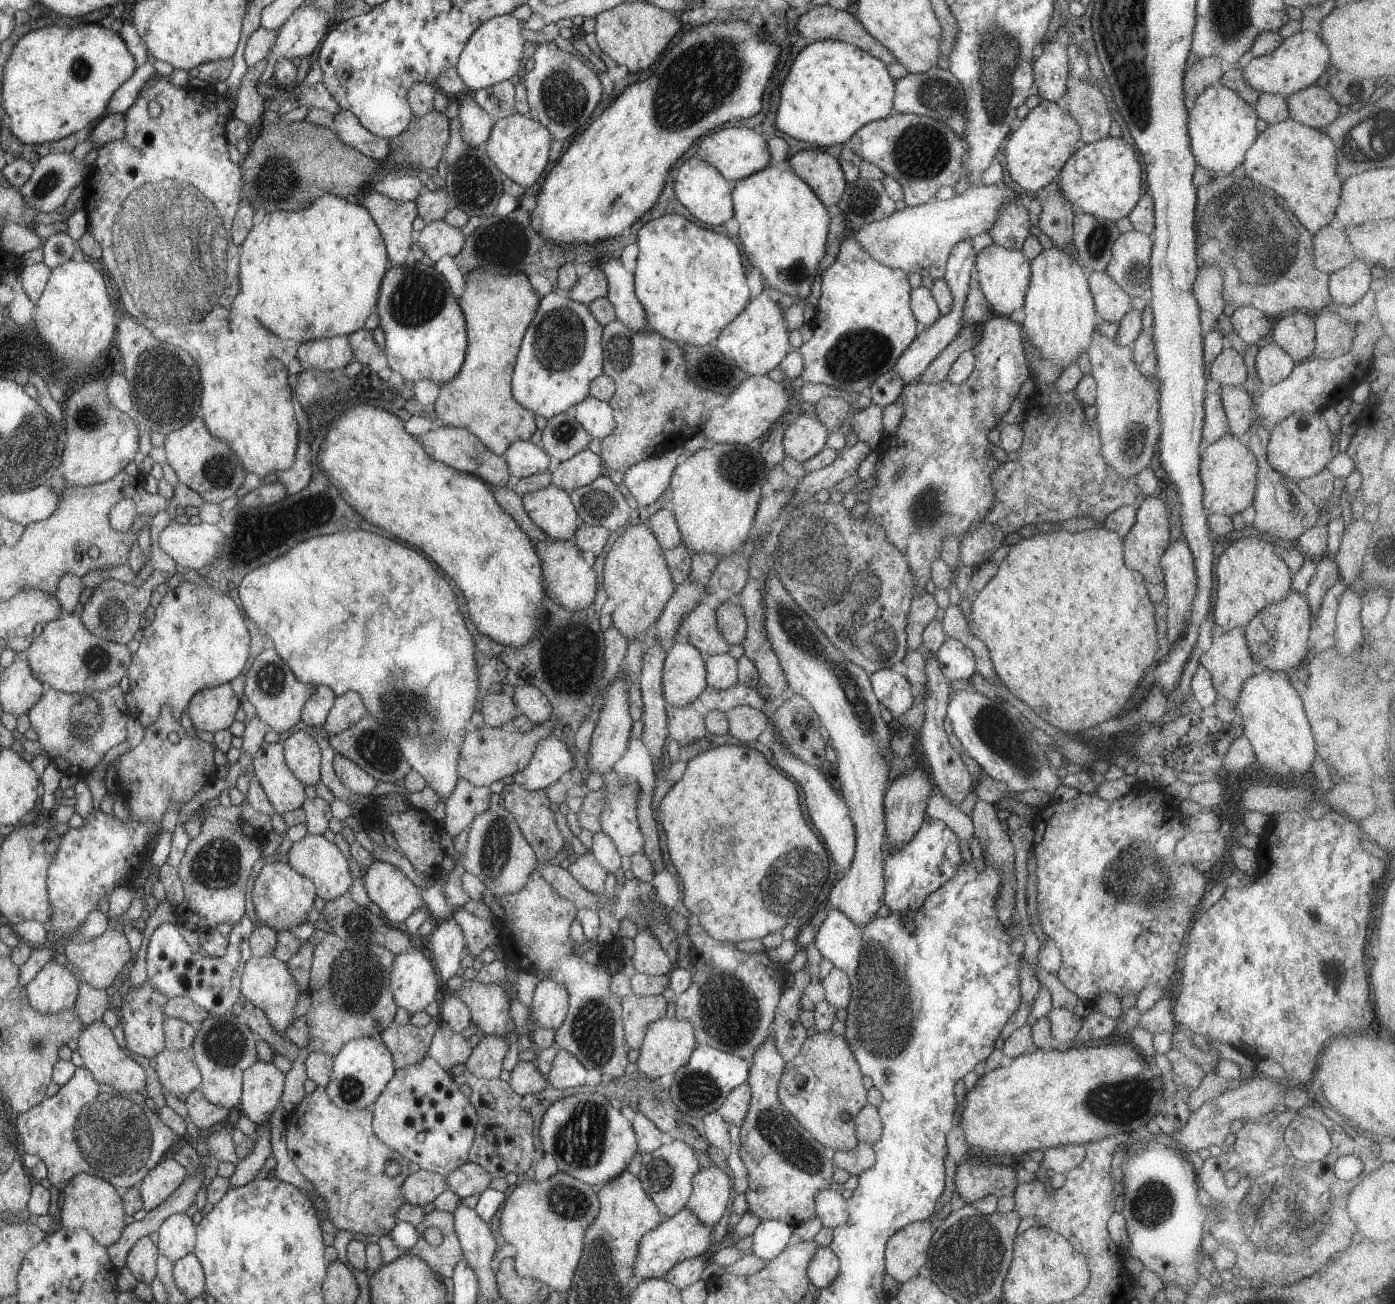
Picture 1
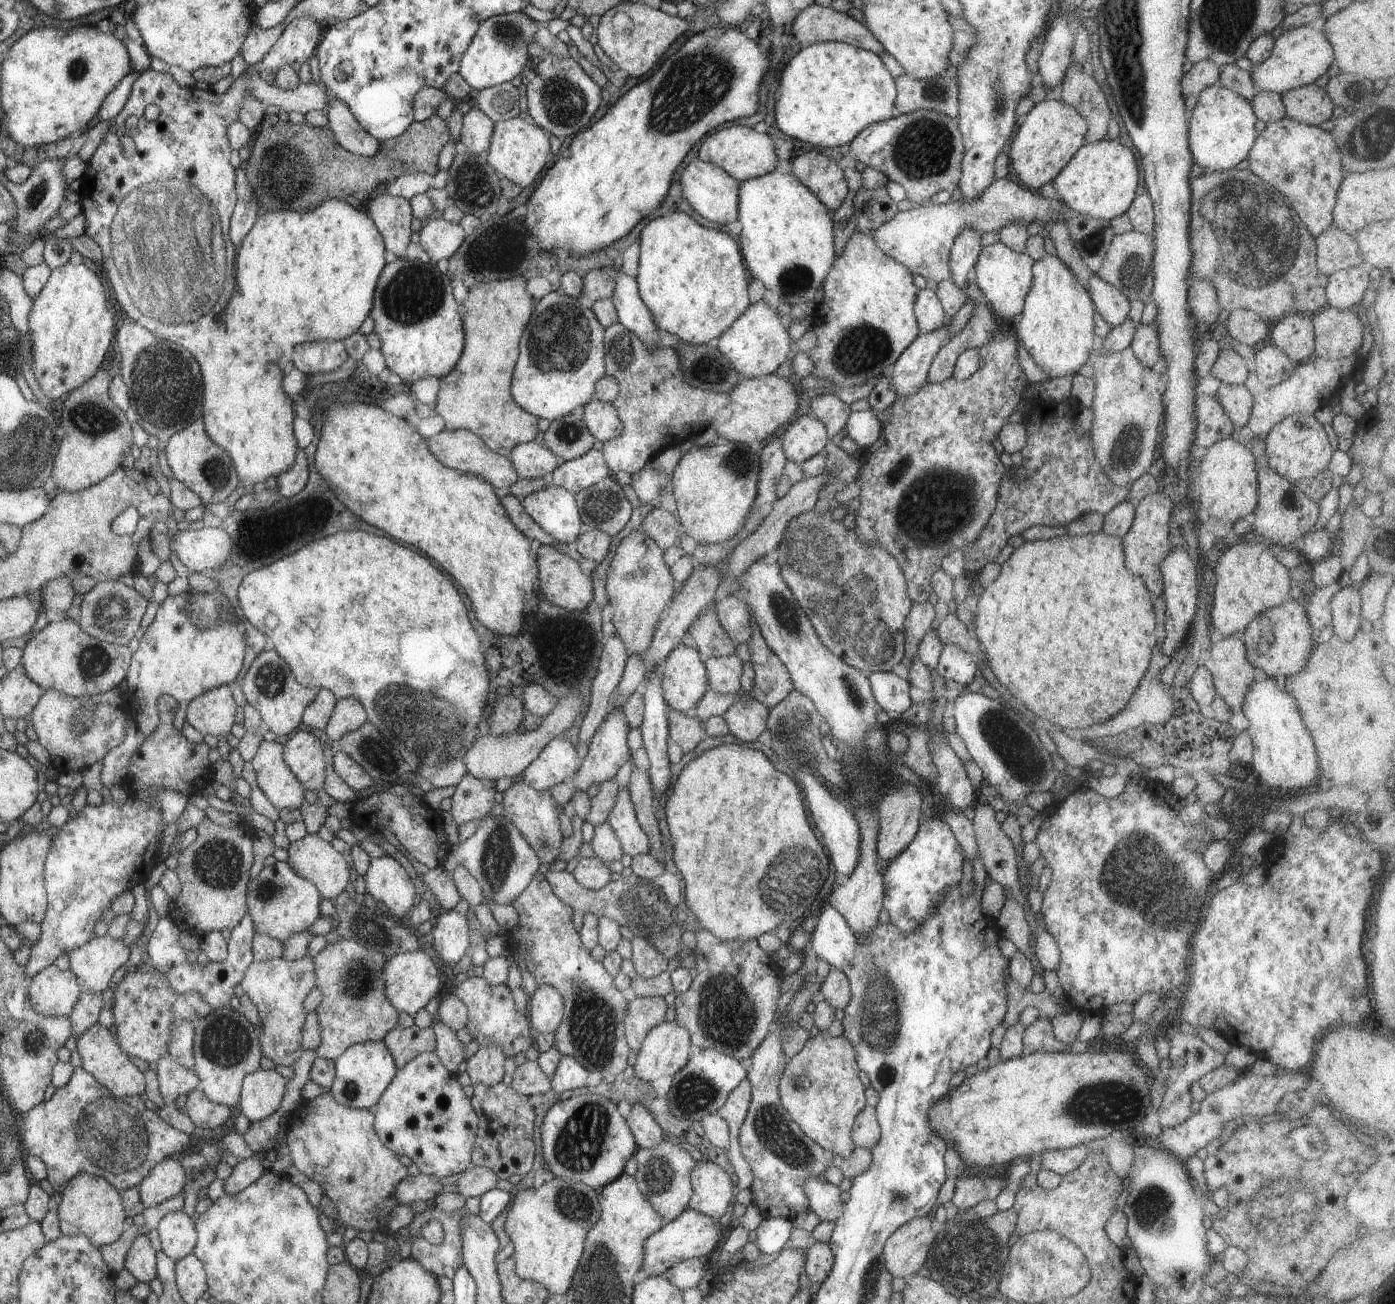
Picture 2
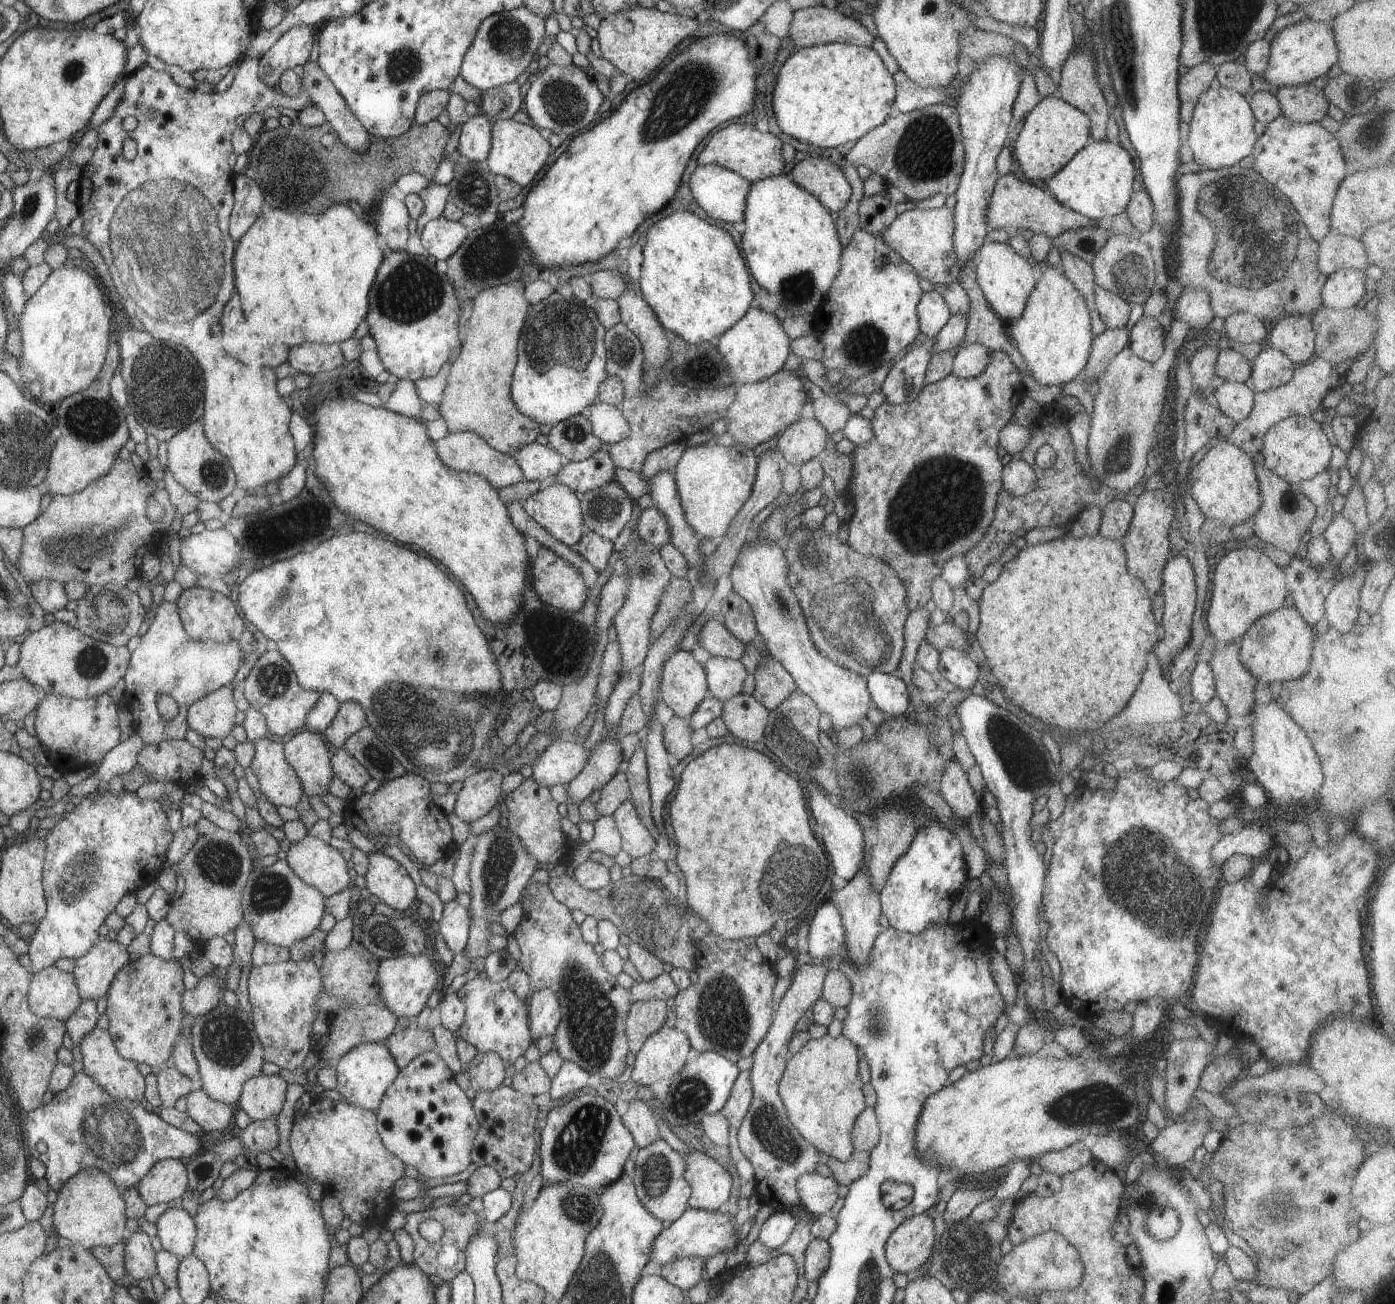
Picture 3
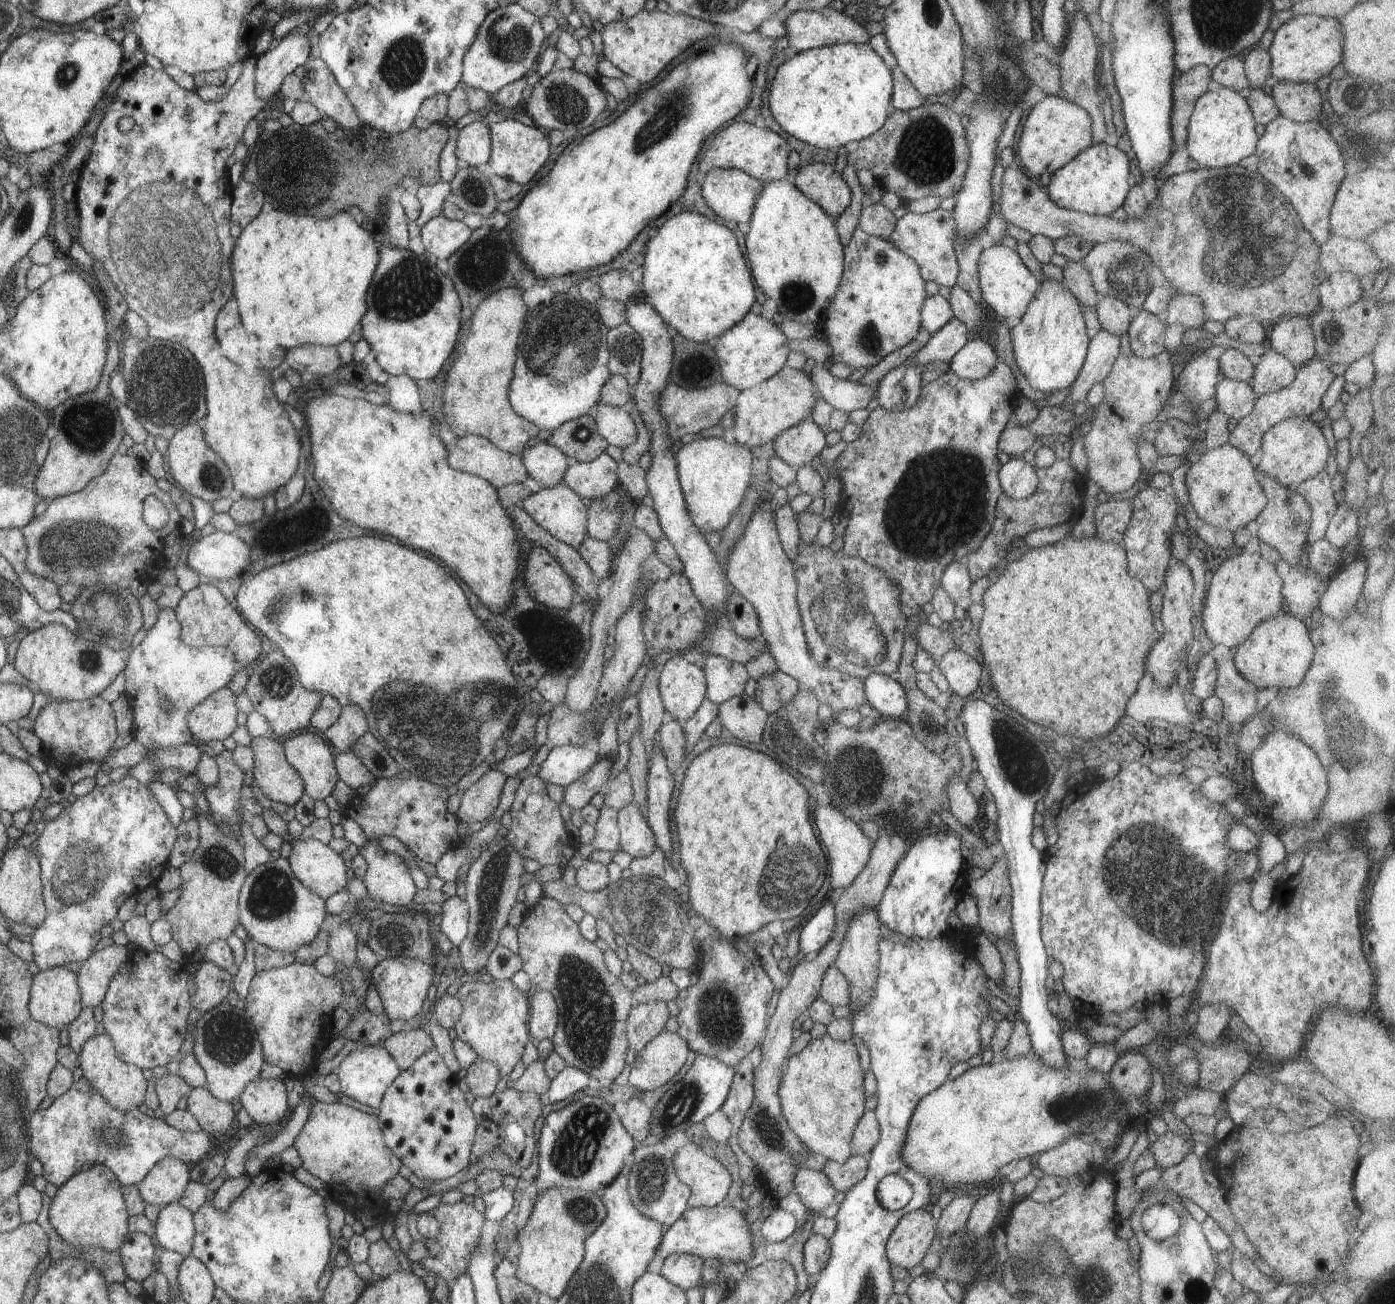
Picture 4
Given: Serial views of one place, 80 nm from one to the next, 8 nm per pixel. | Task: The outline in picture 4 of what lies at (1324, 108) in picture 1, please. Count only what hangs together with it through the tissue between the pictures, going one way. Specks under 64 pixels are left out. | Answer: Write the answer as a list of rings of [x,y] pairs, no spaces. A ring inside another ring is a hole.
[[[1278,81],[1270,94],[1279,114],[1291,121],[1319,121],[1323,114],[1325,96],[1320,94],[1315,83]]]

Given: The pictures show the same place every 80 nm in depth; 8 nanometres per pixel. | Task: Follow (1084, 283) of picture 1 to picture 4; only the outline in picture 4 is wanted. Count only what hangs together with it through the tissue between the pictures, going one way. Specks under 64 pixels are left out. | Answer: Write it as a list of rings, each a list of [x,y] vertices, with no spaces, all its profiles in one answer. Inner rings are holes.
[[[1042,278],[1041,288],[1034,300],[1029,302],[1024,316],[1020,319],[1020,323],[1011,329],[1011,343],[1013,344],[1012,348],[1018,370],[1024,374],[1024,378],[1026,378],[1028,384],[1034,390],[1040,390],[1040,392],[1044,392],[1046,395],[1072,386],[1084,364],[1090,340],[1087,335],[1084,316],[1080,312],[1082,306],[1080,306],[1077,298],[1068,288],[1061,288],[1057,282]]]

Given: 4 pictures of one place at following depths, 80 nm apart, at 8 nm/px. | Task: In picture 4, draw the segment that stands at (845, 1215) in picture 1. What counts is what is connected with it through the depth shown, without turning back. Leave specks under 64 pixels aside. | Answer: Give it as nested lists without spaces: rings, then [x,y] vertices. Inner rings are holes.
[[[802,1166],[797,1170],[793,1183],[794,1191],[813,1214],[817,1215],[817,1212],[834,1202],[834,1195],[837,1192],[822,1171]]]

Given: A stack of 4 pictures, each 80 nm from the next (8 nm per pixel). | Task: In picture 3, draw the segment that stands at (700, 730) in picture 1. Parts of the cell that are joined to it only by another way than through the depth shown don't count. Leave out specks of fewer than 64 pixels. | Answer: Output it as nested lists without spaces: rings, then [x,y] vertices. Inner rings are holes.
[[[673,716],[664,726],[664,746],[681,761],[692,751],[692,737],[695,731],[688,718]]]

